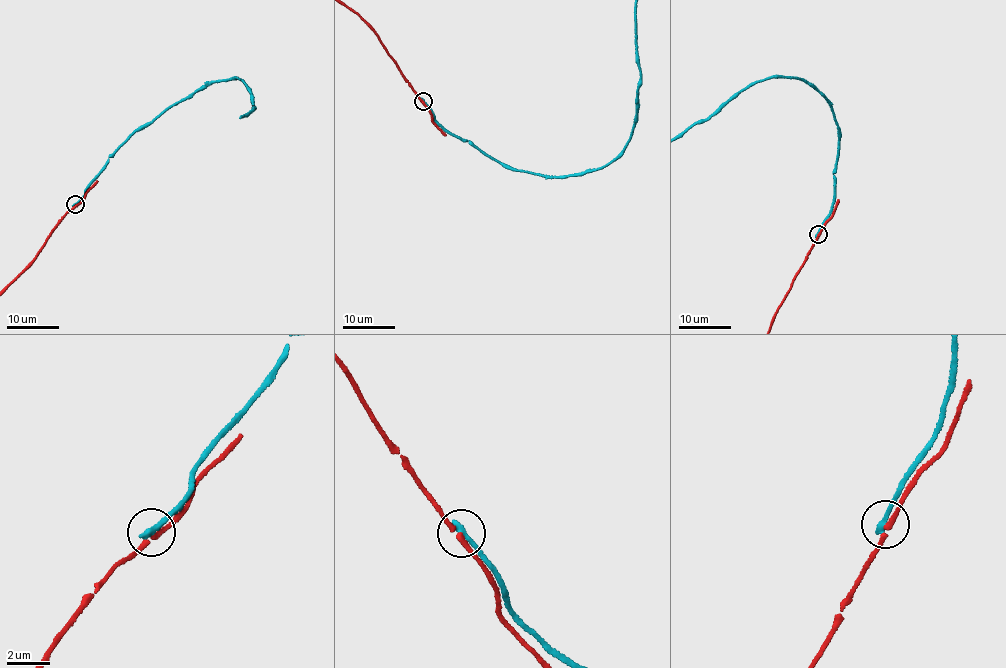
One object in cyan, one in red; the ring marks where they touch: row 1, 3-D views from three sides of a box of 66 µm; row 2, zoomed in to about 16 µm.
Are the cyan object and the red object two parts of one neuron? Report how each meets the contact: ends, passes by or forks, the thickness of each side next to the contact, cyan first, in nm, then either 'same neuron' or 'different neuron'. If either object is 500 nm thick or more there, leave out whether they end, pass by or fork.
cyan ends; red passes by; calibres 340 and 200 nm; different neuron

